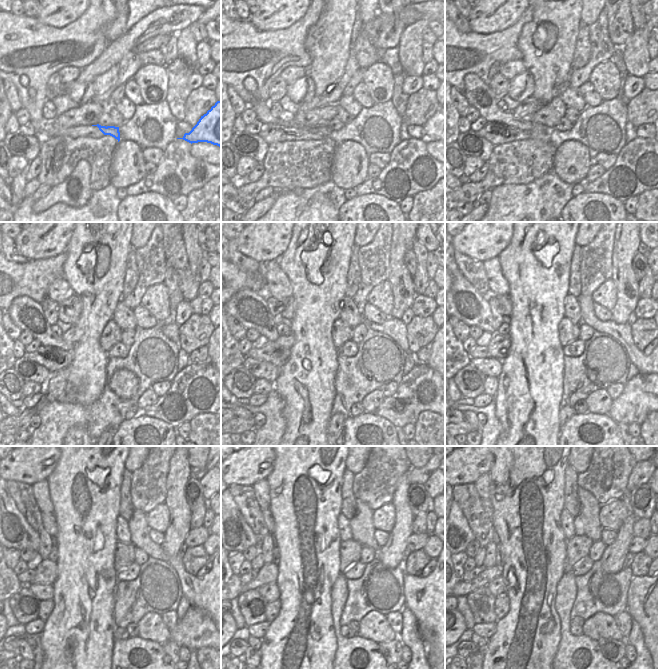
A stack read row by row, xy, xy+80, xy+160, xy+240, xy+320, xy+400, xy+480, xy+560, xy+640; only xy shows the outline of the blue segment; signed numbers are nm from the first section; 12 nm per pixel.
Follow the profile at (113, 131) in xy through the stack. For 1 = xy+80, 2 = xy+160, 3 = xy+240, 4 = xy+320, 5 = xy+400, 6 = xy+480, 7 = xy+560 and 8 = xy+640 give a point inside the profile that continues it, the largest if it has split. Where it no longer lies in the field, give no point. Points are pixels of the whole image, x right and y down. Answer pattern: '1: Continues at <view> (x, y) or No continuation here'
1: Continues at xy+80 (262, 109)
2: Continues at xy+160 (478, 94)
3: Continues at xy+240 (28, 315)
4: Continues at xy+320 (250, 308)
5: Continues at xy+400 (465, 303)
6: Continues at xy+480 (17, 534)
7: Continues at xy+560 (241, 537)
8: Continues at xy+640 (465, 536).

